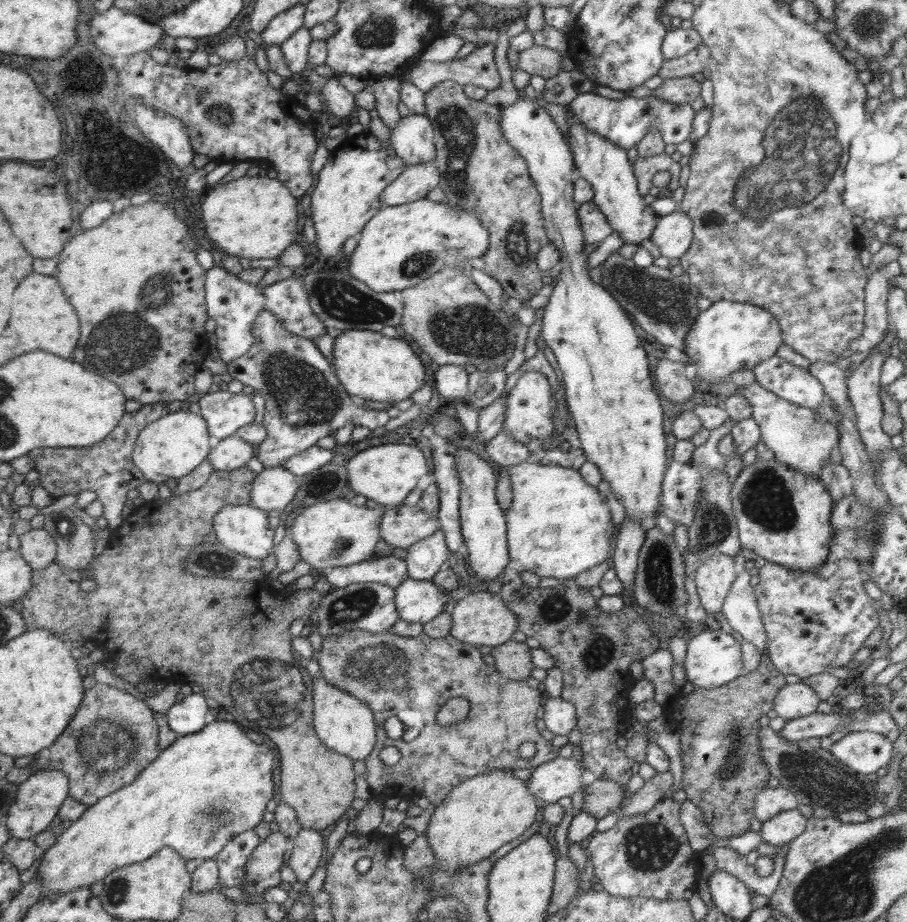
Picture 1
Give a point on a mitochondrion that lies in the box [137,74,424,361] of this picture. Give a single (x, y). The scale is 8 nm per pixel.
(341, 301)

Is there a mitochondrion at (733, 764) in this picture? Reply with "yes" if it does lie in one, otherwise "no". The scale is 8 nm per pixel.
yes

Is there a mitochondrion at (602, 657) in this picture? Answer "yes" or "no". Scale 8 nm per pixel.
yes

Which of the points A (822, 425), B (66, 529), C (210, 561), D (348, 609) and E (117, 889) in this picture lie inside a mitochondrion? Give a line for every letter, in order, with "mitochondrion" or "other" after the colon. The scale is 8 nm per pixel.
A: mitochondrion
B: mitochondrion
C: mitochondrion
D: mitochondrion
E: mitochondrion

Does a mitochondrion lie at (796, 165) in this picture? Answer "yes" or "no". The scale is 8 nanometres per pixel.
yes

